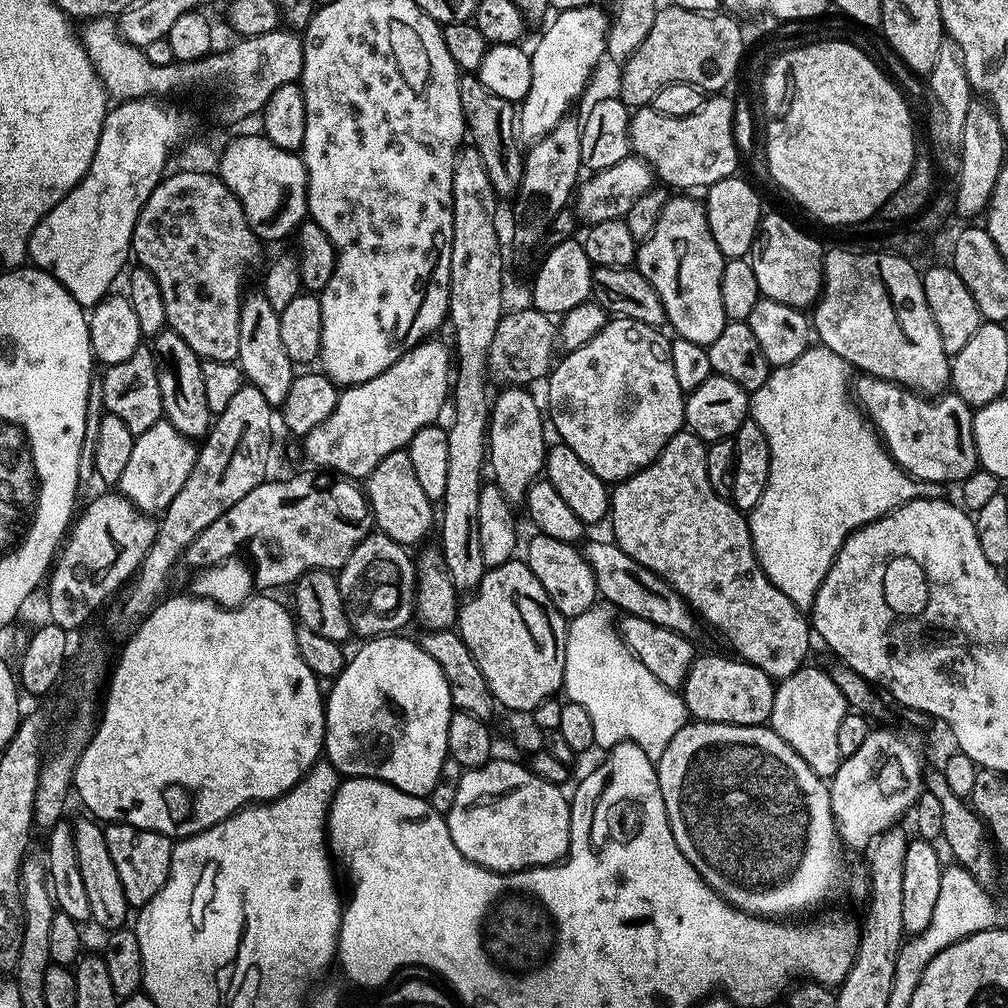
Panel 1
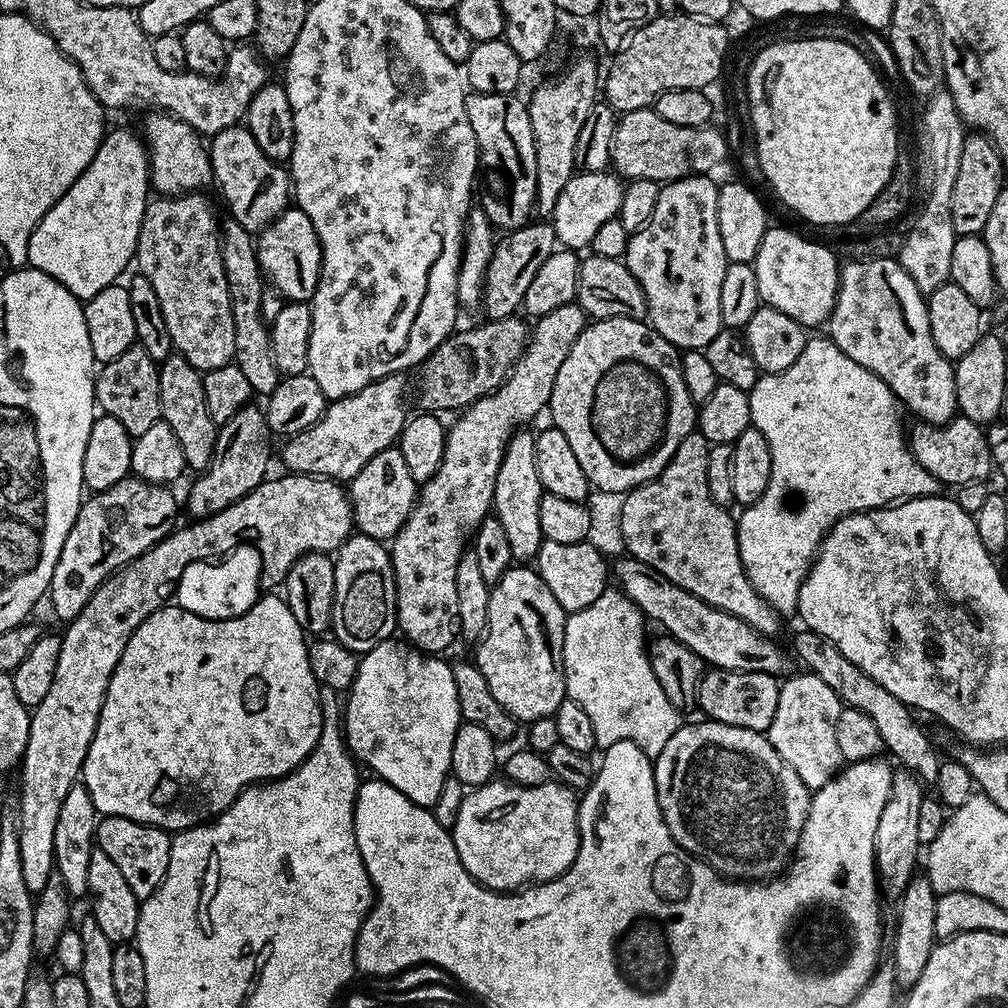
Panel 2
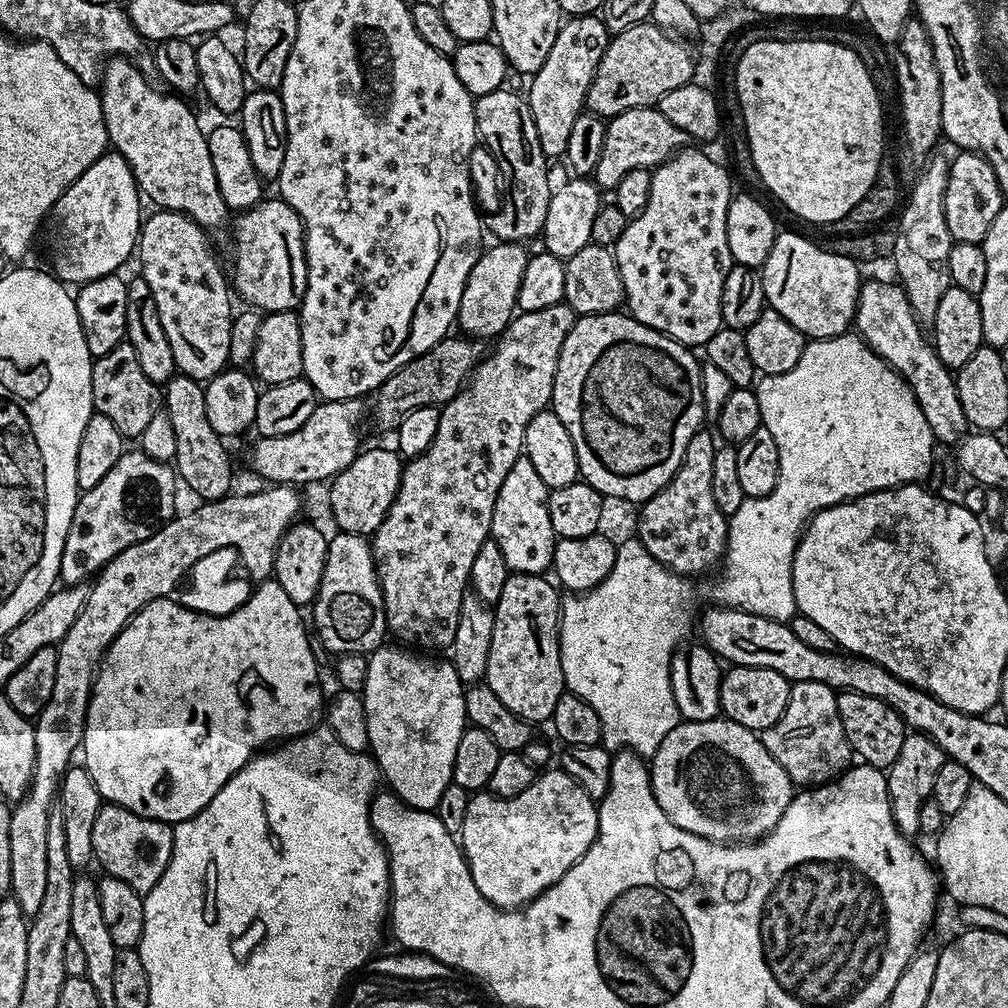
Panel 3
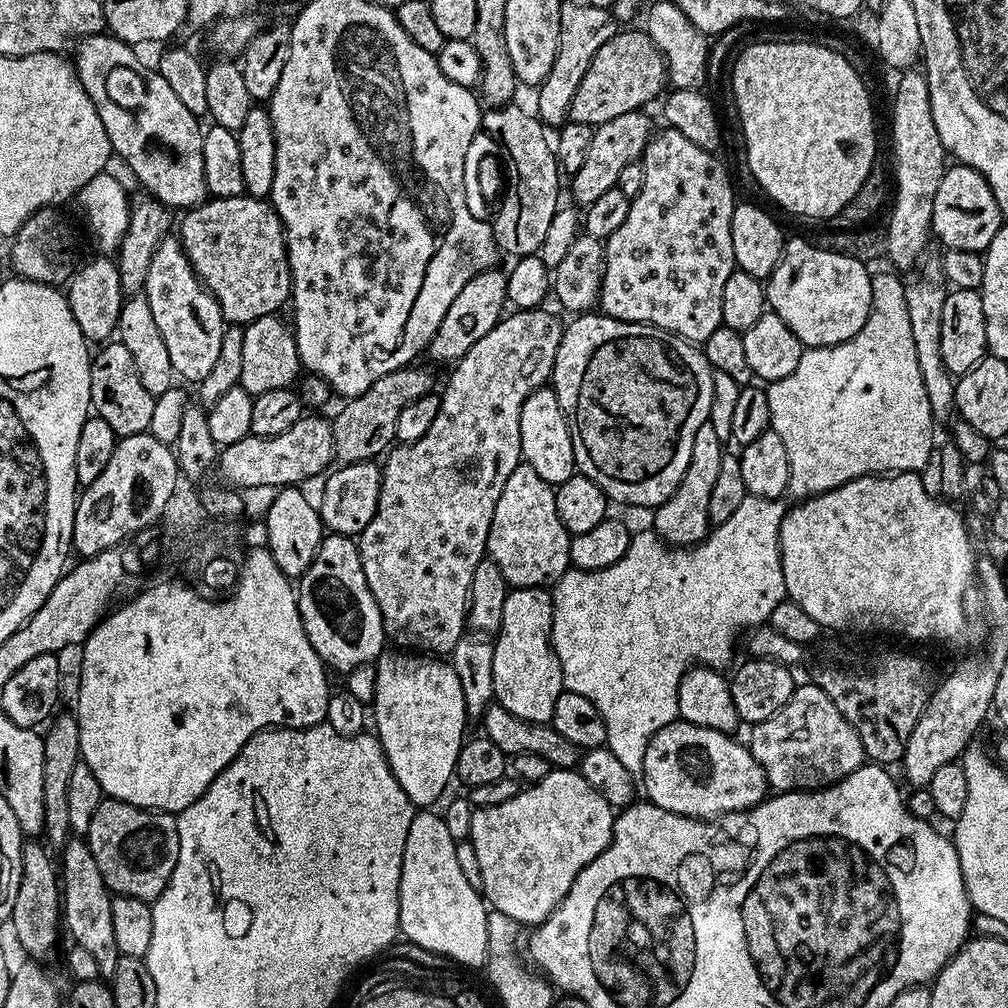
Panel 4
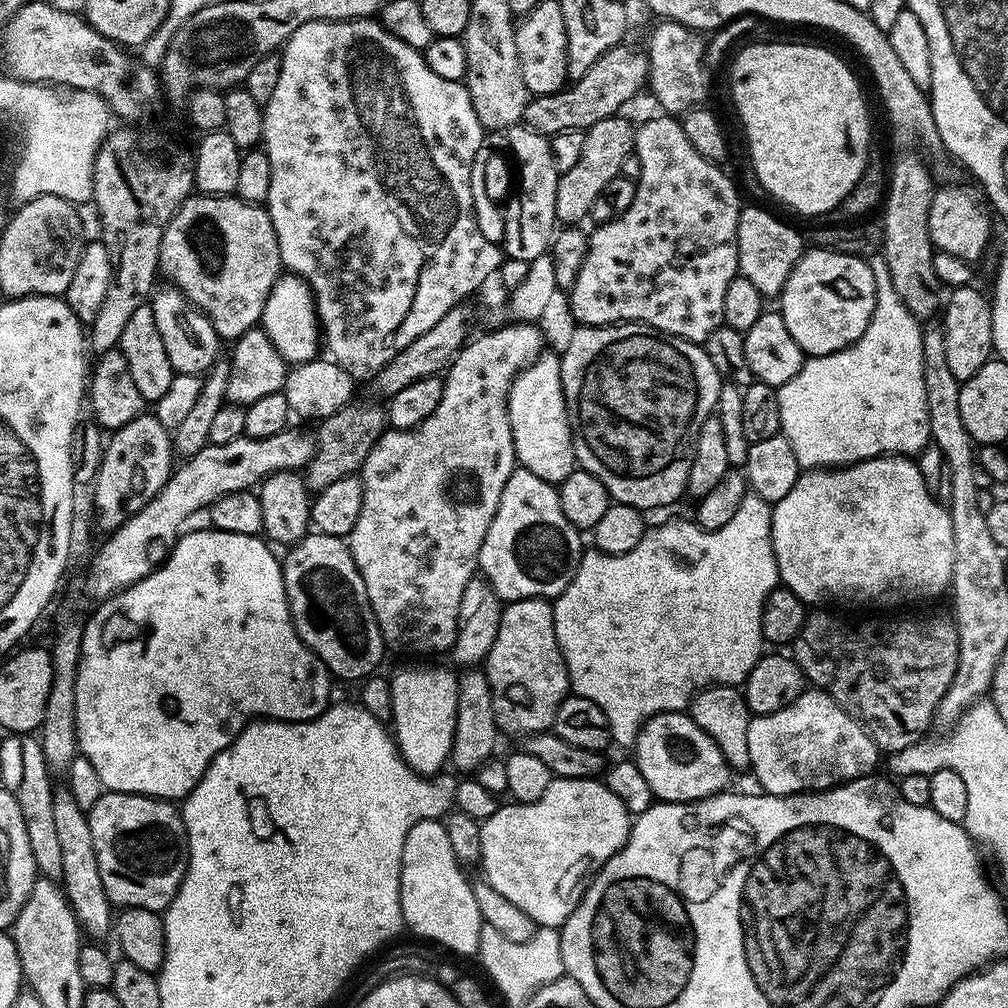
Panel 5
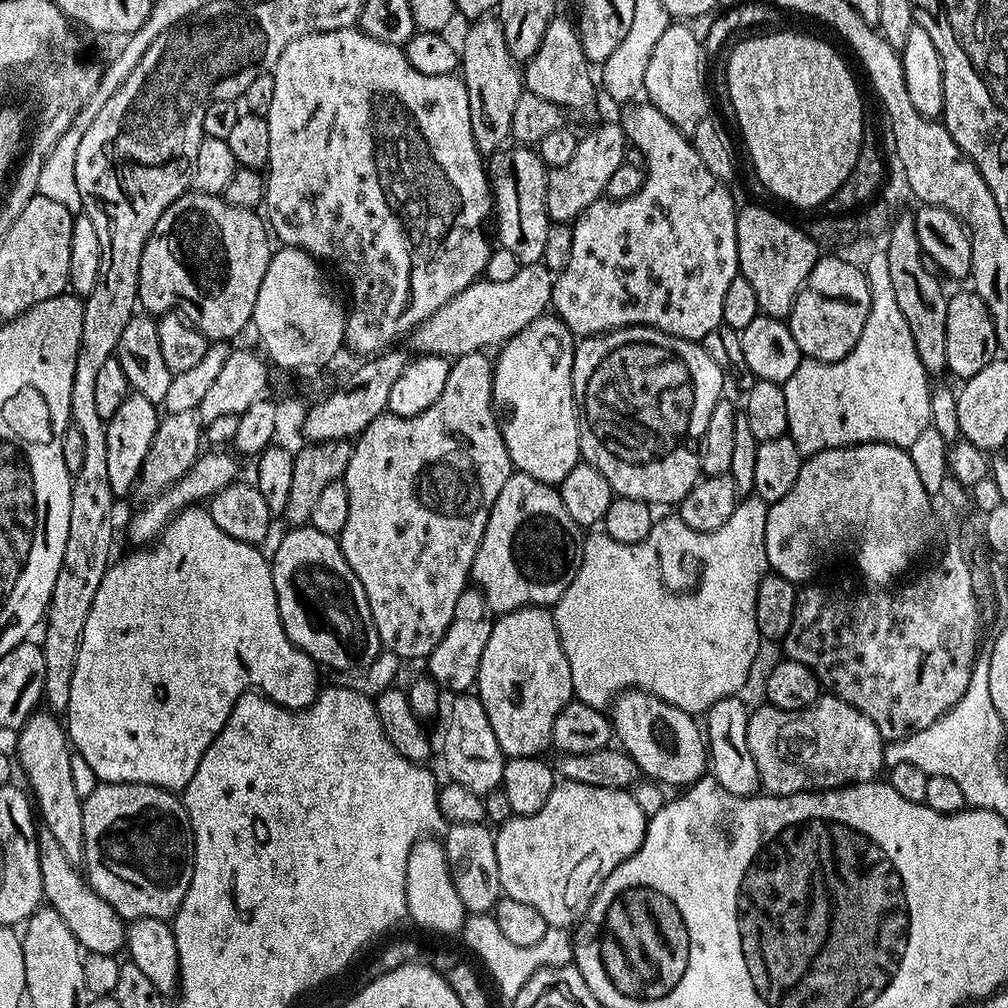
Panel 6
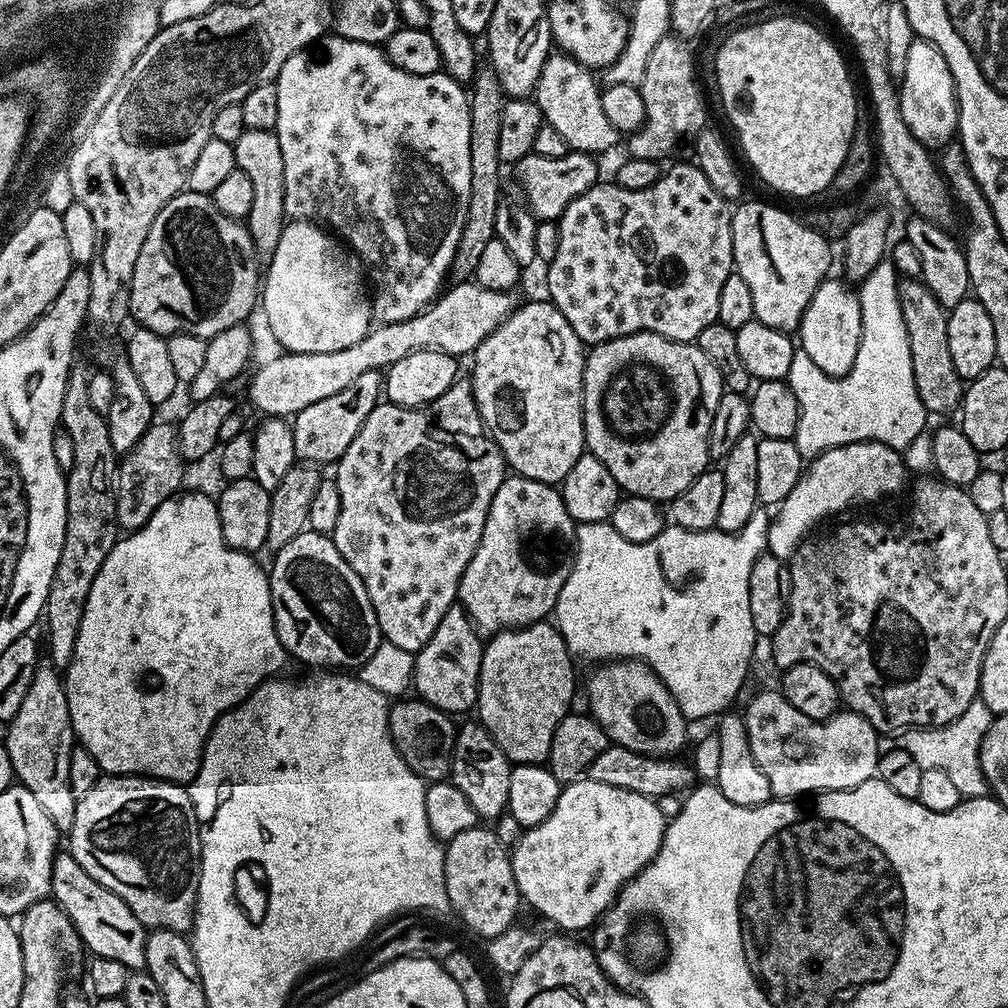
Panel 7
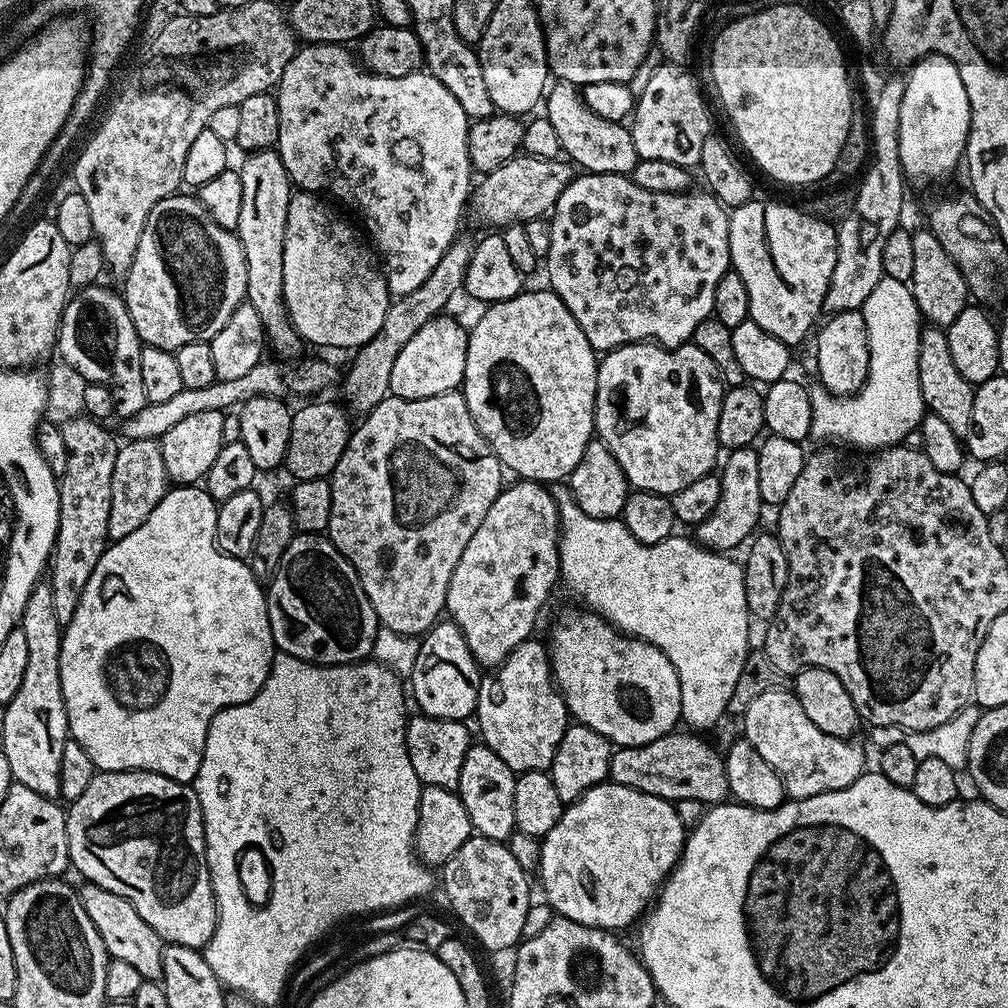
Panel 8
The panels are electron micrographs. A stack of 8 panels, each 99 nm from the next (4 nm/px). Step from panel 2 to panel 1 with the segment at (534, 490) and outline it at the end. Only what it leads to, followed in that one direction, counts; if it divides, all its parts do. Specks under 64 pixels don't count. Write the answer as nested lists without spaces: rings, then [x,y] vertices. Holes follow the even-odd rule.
[[[504,386],[495,393],[490,404],[490,415],[488,418],[488,447],[486,449],[486,464],[490,469],[491,479],[502,490],[502,494],[513,506],[523,505],[524,495],[528,488],[536,480],[541,479],[544,470],[544,457],[546,455],[546,443],[544,444],[544,424],[546,428],[546,416],[536,405],[536,400],[531,396],[529,389],[524,386]]]

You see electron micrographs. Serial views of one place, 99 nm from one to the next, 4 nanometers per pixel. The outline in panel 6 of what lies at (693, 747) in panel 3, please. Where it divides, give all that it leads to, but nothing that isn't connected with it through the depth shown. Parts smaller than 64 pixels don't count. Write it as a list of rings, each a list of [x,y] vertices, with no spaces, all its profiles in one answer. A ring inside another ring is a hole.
[[[629,688],[627,692],[620,693],[610,705],[610,719],[612,731],[619,747],[631,754],[634,762],[640,767],[641,773],[649,781],[659,782],[661,785],[684,784],[680,786],[691,786],[705,775],[709,767],[708,746],[705,733],[701,725],[694,721],[693,713],[684,712],[678,706],[667,704],[662,698],[658,698],[649,692],[642,692],[638,688]]]

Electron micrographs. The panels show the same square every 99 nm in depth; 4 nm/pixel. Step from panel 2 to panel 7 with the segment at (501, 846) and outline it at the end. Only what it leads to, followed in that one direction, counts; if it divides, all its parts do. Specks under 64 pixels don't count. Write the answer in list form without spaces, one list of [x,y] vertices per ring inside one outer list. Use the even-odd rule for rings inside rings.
[[[587,778],[573,780],[571,784],[563,785],[560,790],[560,797],[558,798],[558,806],[554,806],[550,818],[546,818],[546,822],[542,822],[538,826],[521,831],[519,842],[511,845],[510,855],[512,858],[512,869],[514,870],[514,880],[518,882],[518,890],[520,891],[523,903],[527,907],[529,904],[534,911],[541,912],[546,919],[553,920],[560,927],[557,929],[567,930],[572,934],[576,934],[579,928],[585,928],[585,930],[591,929],[599,921],[600,917],[608,911],[613,900],[620,893],[620,889],[628,881],[633,880],[658,854],[658,850],[664,841],[665,827],[666,821],[664,815],[662,814],[662,810],[658,810],[656,800],[653,797],[643,796],[630,790],[622,790],[618,786],[610,786],[606,782],[594,782]]]

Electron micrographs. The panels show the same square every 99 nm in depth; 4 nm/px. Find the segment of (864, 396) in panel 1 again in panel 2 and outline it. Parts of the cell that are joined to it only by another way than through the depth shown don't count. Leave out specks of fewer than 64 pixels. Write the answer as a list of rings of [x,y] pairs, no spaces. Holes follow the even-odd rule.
[[[955,415],[945,424],[934,426],[921,422],[914,423],[910,428],[910,447],[917,462],[934,478],[940,480],[941,485],[959,486],[971,480],[987,481],[988,475],[993,475],[992,455],[988,445],[988,437],[981,425],[970,422],[962,415]]]

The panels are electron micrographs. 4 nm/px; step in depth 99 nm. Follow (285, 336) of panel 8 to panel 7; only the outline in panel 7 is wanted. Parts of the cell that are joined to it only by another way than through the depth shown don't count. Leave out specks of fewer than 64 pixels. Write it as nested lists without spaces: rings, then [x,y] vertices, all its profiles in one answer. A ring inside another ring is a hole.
[[[244,129],[242,138],[232,145],[236,167],[242,169],[248,177],[254,190],[254,198],[251,199],[250,214],[246,221],[246,227],[252,236],[252,241],[257,253],[261,257],[271,257],[273,250],[278,246],[278,238],[282,238],[282,230],[286,223],[284,215],[284,183],[282,182],[282,146],[278,146],[278,138],[273,130],[250,130]]]

